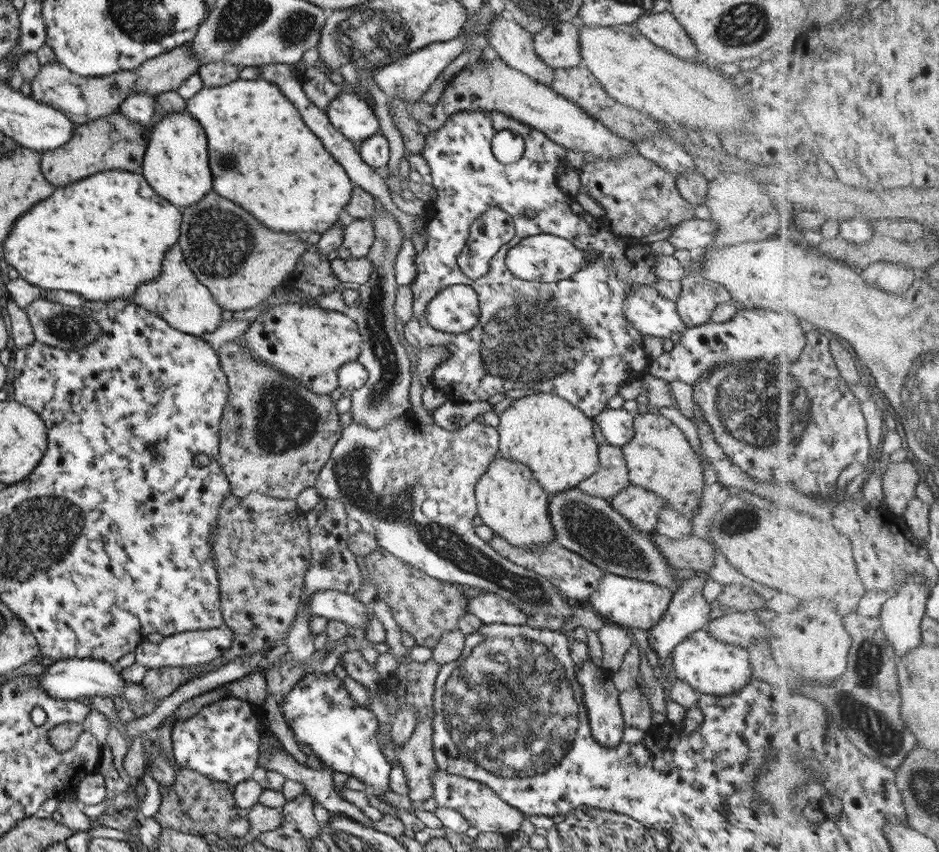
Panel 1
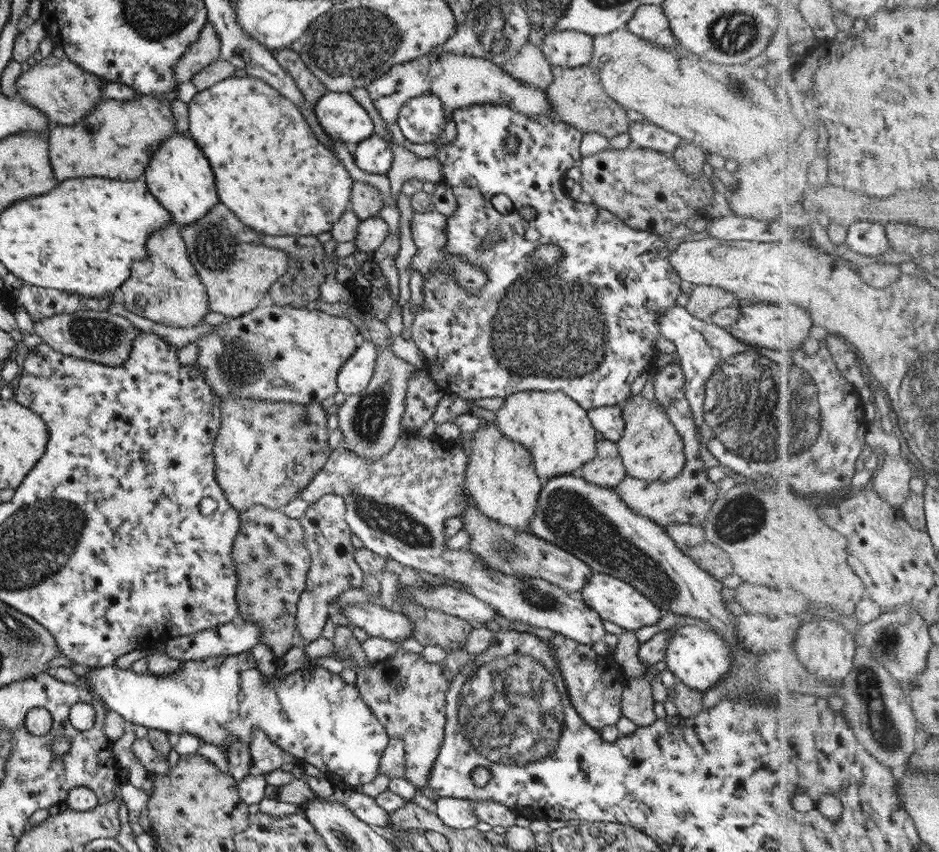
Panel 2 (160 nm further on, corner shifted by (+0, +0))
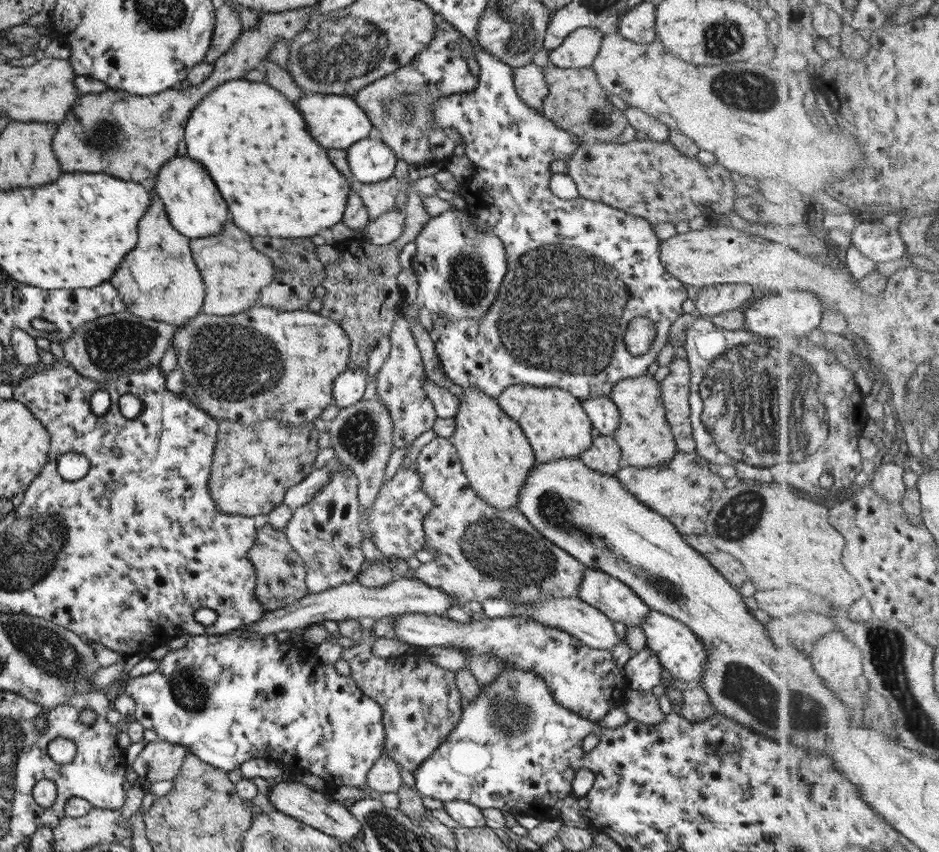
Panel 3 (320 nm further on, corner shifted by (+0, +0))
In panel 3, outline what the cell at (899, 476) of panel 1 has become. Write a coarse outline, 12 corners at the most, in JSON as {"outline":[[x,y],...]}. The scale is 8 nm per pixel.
{"outline":[[904,464],[881,465],[871,487],[891,502],[903,502]]}

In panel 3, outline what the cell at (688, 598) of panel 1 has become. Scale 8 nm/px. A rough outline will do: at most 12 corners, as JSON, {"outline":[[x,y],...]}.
{"outline":[[648,648],[630,655],[622,676],[631,690],[648,692],[662,666]]}

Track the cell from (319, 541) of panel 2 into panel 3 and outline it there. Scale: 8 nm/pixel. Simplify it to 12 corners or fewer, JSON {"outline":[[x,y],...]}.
{"outline":[[345,464],[283,531],[309,593],[355,581],[367,560]]}

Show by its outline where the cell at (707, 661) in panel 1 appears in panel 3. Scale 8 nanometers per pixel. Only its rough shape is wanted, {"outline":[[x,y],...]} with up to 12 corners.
{"outline":[[650,610],[639,627],[659,664],[698,685],[706,650],[687,625]]}

